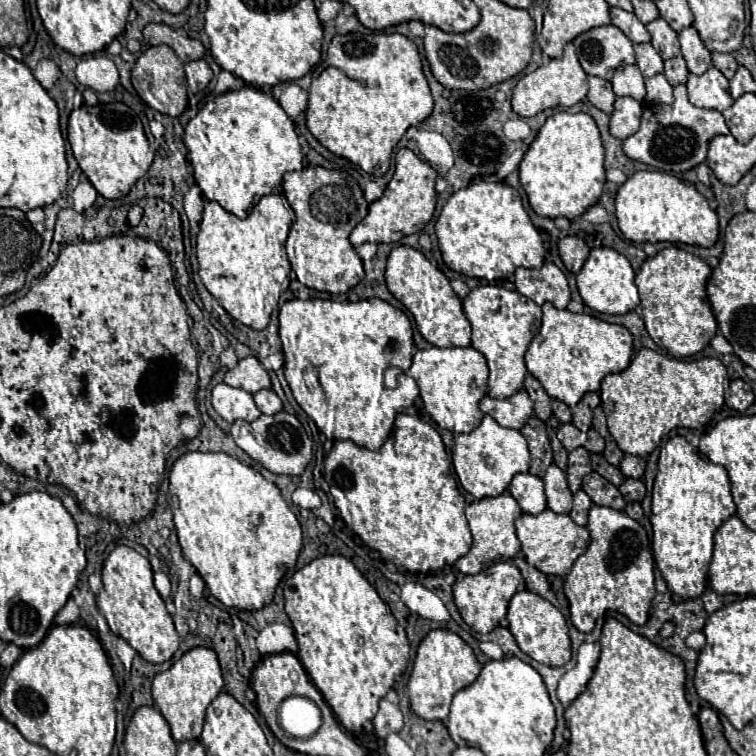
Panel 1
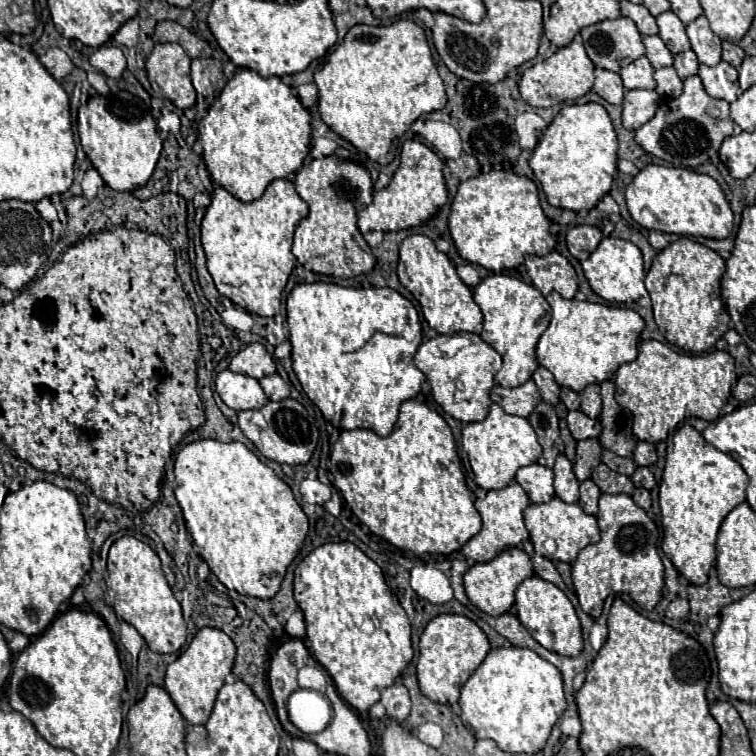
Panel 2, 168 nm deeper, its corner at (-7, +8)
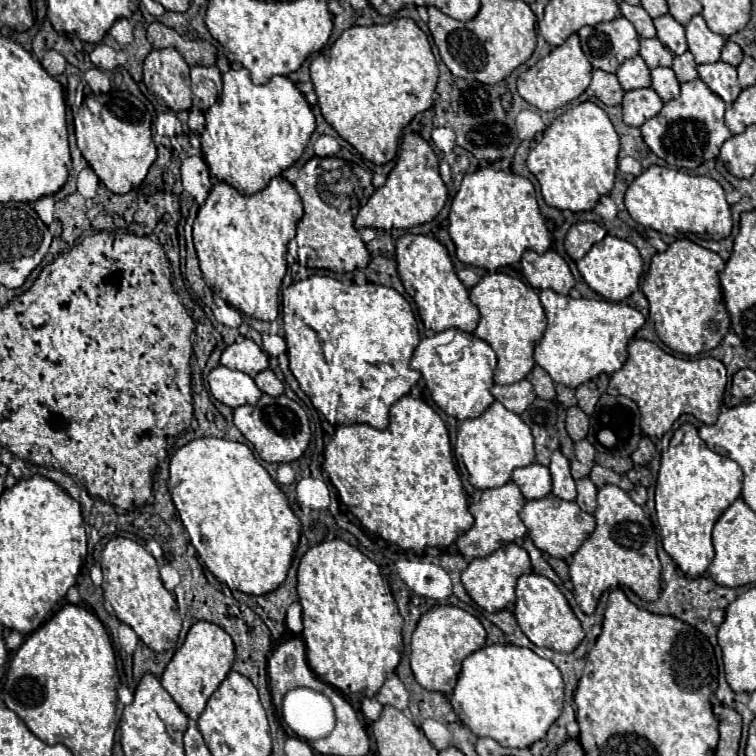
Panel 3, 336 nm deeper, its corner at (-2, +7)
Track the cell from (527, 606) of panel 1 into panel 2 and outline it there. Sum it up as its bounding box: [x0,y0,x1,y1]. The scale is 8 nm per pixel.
[515,576,583,656]

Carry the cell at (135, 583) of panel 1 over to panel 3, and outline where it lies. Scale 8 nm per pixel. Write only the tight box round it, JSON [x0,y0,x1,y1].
[100,537,182,651]

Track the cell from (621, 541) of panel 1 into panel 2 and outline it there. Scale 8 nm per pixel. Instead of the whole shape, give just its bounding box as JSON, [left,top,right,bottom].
[573,494,663,618]

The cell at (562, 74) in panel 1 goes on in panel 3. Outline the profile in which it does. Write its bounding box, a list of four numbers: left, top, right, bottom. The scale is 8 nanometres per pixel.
[516,35,592,111]

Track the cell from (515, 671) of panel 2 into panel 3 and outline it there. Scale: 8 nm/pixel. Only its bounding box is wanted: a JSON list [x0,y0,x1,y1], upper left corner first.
[450,645,564,747]

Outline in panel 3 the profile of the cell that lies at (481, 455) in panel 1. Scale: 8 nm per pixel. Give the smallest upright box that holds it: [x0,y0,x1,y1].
[454,401,534,489]

